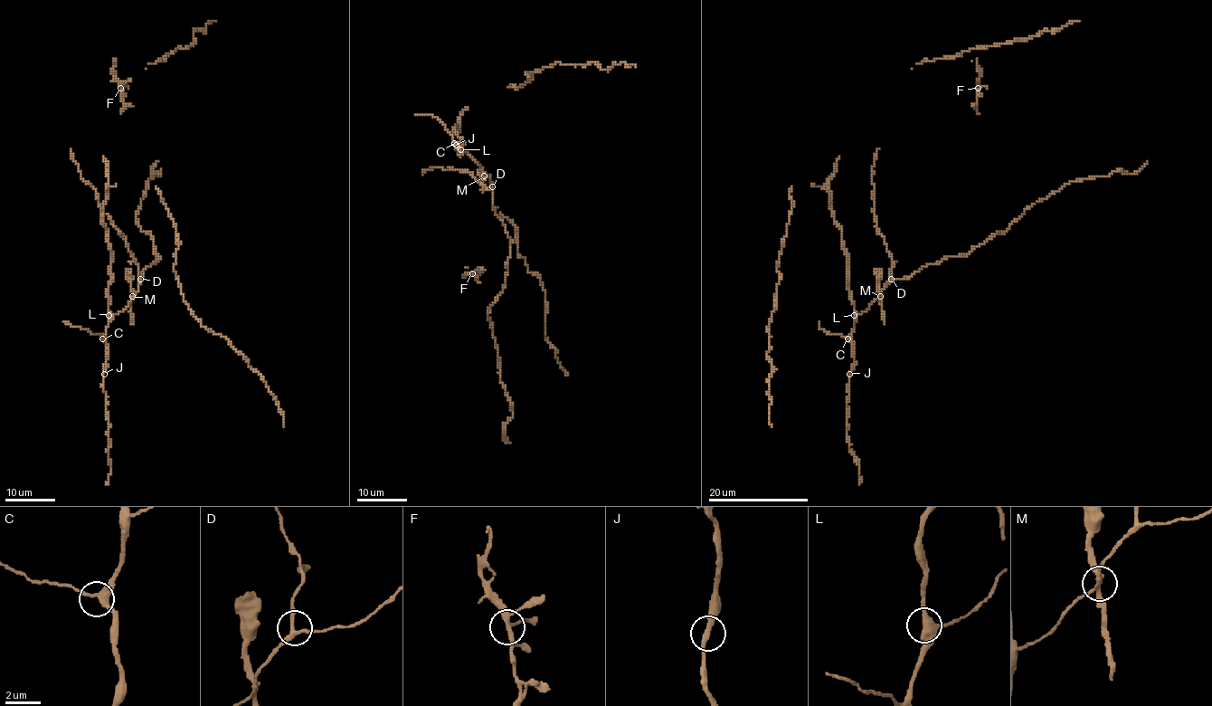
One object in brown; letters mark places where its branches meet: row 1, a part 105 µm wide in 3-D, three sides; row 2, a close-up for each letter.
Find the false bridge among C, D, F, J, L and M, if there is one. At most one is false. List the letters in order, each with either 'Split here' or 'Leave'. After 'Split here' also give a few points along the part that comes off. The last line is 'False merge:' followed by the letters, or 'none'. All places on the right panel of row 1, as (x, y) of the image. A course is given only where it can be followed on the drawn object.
C: Leave
D: Leave
F: Leave
J: Leave
L: Leave
M: Split here. Course of the part to remove: (880, 296), (877, 284), (880, 268)
False merge: M

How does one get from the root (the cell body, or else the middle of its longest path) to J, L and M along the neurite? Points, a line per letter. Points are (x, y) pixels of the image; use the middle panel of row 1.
J: (476, 161), (456, 145)
L: (476, 161), (460, 149)
M: (476, 161), (485, 176)

